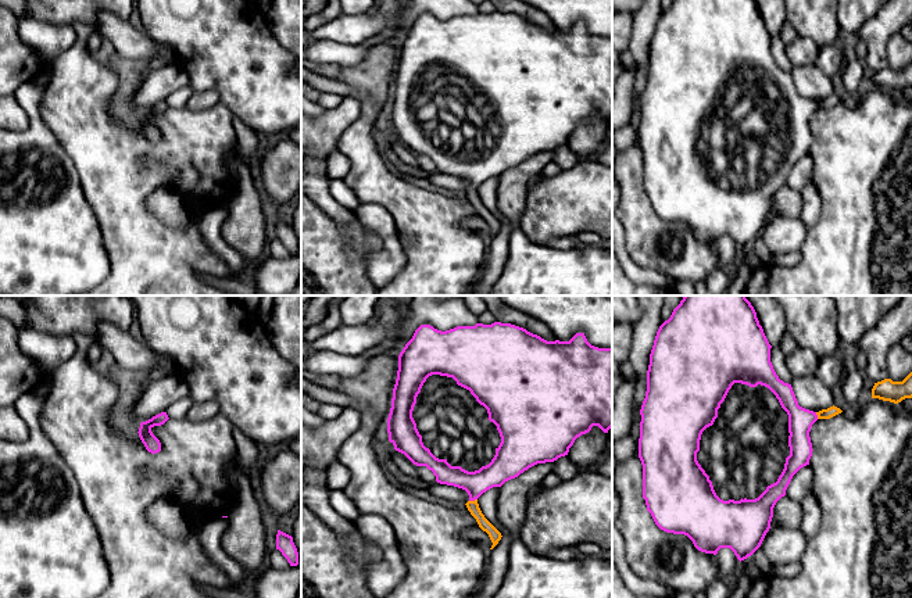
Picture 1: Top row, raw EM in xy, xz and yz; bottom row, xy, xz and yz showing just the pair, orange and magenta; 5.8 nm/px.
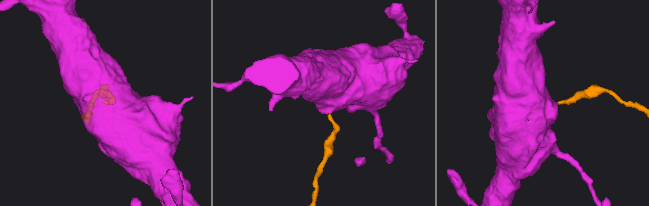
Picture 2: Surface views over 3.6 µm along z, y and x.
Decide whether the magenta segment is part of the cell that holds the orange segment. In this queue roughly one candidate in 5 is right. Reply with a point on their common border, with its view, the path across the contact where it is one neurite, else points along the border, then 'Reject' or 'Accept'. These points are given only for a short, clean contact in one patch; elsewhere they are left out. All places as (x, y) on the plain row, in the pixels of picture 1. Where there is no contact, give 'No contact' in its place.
Touches orange at xz (472, 190). Path across: xz (485, 214), (476, 203), (472, 190), (474, 182), (501, 158). Accept

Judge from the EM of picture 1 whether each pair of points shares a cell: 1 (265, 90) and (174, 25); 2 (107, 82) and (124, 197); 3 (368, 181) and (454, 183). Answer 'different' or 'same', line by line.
1: same
2: same
3: different

